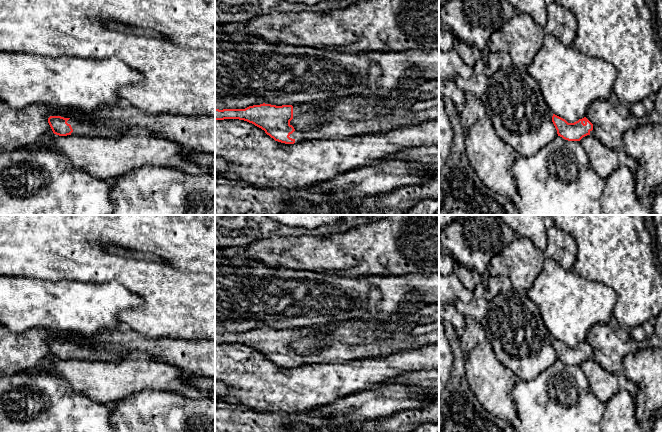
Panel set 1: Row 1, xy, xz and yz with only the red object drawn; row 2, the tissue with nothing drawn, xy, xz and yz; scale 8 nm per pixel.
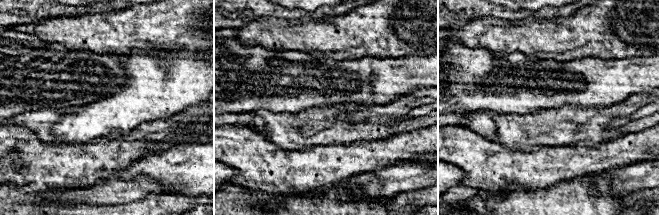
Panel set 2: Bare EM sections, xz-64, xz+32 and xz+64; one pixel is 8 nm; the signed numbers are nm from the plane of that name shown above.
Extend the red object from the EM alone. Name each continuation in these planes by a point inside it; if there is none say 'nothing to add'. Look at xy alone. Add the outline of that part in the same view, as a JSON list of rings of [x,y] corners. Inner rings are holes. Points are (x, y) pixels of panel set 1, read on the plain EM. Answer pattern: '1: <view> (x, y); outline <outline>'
1: xy (81, 351); outline [[[70,342],[67,347],[70,348],[73,353],[71,359],[78,360],[119,361],[125,357],[133,356],[125,350],[107,348],[102,344],[93,345]]]

